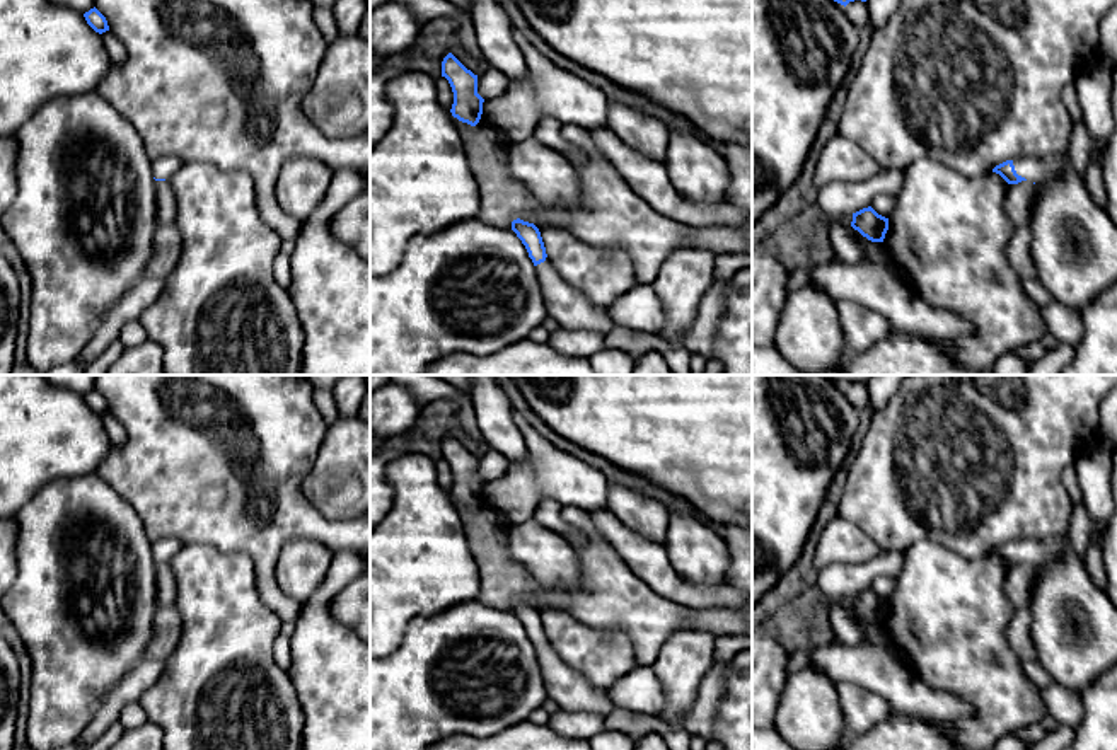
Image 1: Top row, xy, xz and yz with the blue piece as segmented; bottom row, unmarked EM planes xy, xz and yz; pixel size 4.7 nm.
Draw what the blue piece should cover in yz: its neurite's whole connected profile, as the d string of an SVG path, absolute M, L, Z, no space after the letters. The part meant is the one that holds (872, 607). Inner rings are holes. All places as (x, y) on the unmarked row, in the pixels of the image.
M868 588L853 595L851 609L871 624L883 624L888 612L888 600Z

